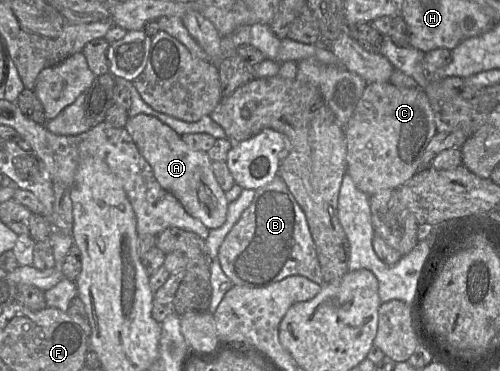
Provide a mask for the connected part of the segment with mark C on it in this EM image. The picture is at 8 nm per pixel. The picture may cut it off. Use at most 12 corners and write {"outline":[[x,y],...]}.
{"outline":[[369,83],[344,133],[372,196],[422,168],[436,134],[424,90]]}

